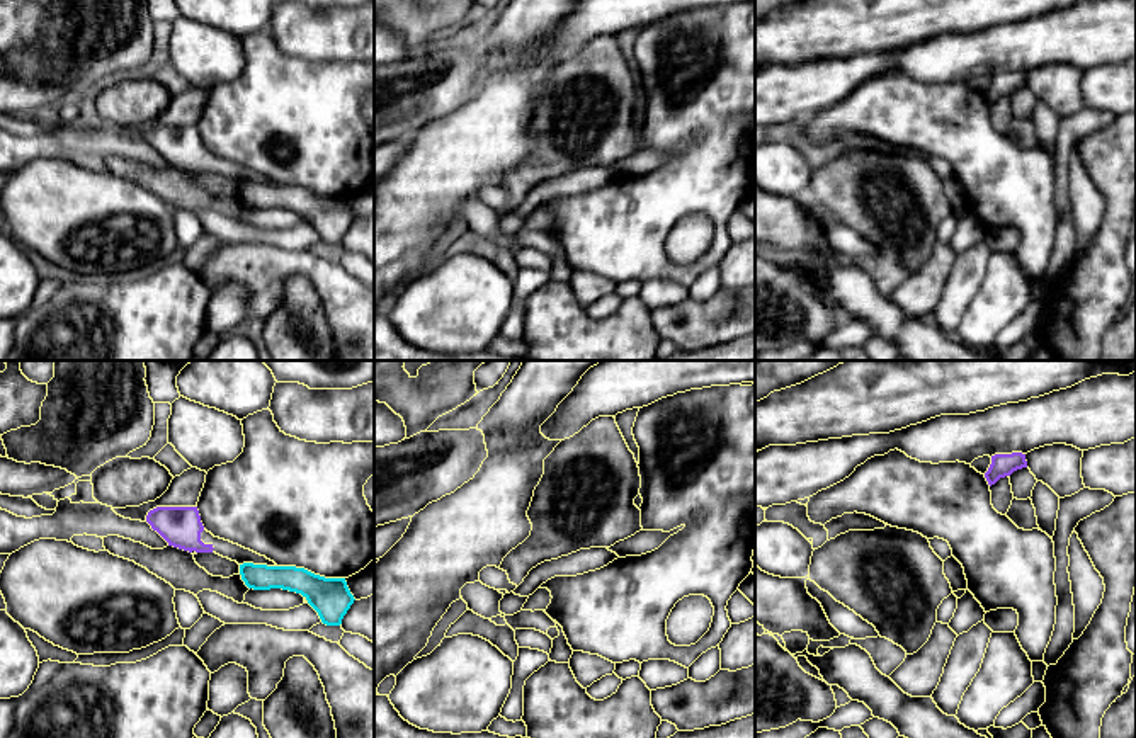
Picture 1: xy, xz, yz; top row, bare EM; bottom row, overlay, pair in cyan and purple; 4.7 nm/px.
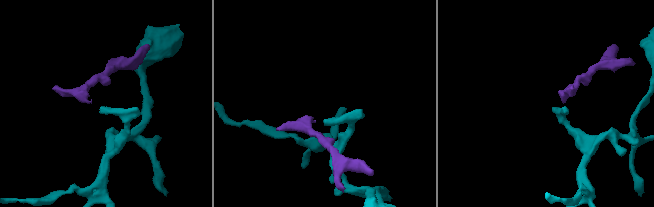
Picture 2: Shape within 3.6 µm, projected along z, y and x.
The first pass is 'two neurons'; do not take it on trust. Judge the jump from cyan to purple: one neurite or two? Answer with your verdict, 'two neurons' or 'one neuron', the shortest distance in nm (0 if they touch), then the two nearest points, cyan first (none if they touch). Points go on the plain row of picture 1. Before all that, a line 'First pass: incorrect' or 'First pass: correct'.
First pass: correct
two neurons | 150 nm | xy (240, 184), (211, 170)

